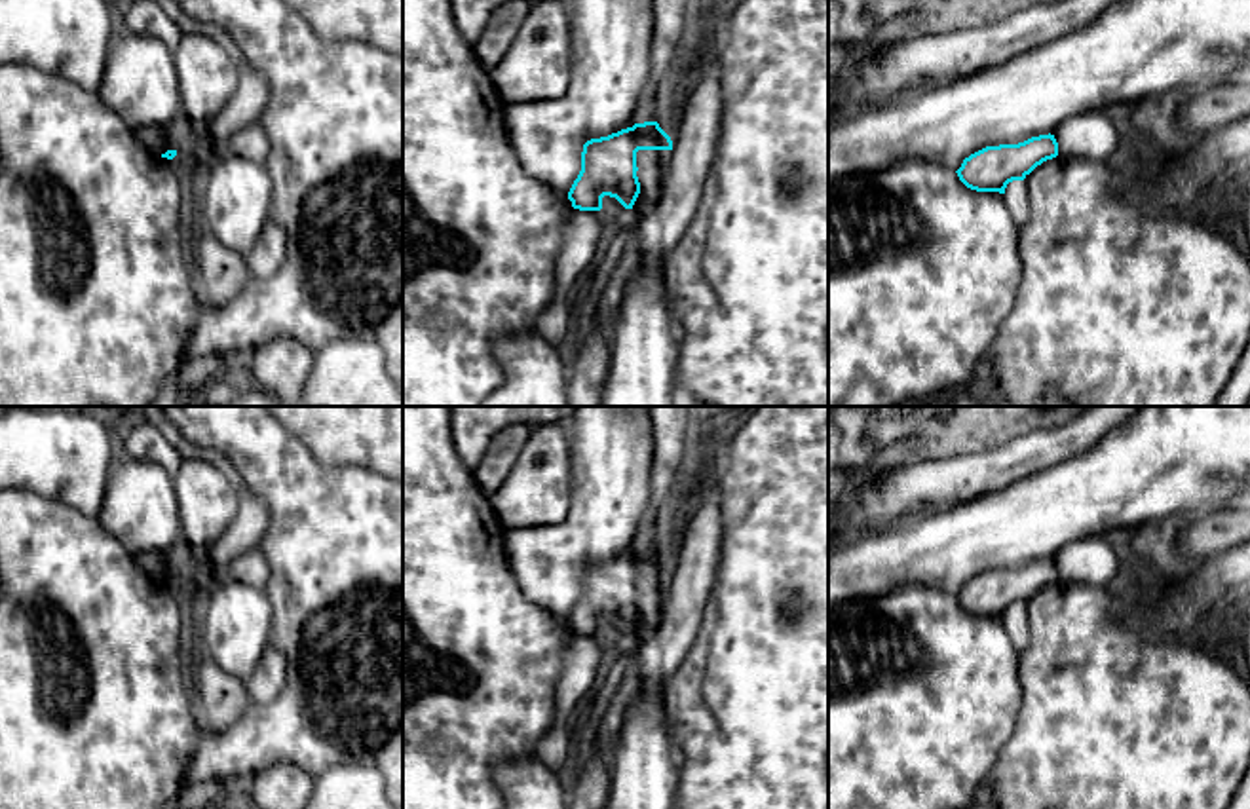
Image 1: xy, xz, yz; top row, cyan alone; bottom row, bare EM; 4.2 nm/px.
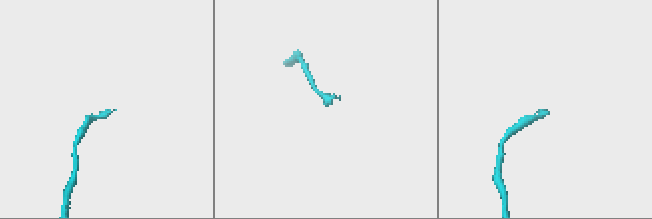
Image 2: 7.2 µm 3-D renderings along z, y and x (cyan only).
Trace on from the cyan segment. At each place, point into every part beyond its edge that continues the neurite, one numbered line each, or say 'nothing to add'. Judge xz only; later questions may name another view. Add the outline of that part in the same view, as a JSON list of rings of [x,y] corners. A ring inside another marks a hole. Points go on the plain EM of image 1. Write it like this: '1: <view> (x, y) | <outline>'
1: xz (652, 591) | [[[638,575],[636,602],[640,619],[633,630],[634,640],[648,640],[663,621],[672,575]]]

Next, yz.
nothing to add

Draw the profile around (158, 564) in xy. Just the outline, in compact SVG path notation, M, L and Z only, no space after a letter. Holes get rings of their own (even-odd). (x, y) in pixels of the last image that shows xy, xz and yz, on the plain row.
M142 553L137 556L139 564L158 581L175 574L175 555L171 553Z

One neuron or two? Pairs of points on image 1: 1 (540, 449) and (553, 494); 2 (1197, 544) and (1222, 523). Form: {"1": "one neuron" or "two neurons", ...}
{"1": "one neuron", "2": "one neuron"}

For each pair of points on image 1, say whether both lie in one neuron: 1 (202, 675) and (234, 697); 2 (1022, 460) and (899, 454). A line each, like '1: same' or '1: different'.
1: same
2: different

